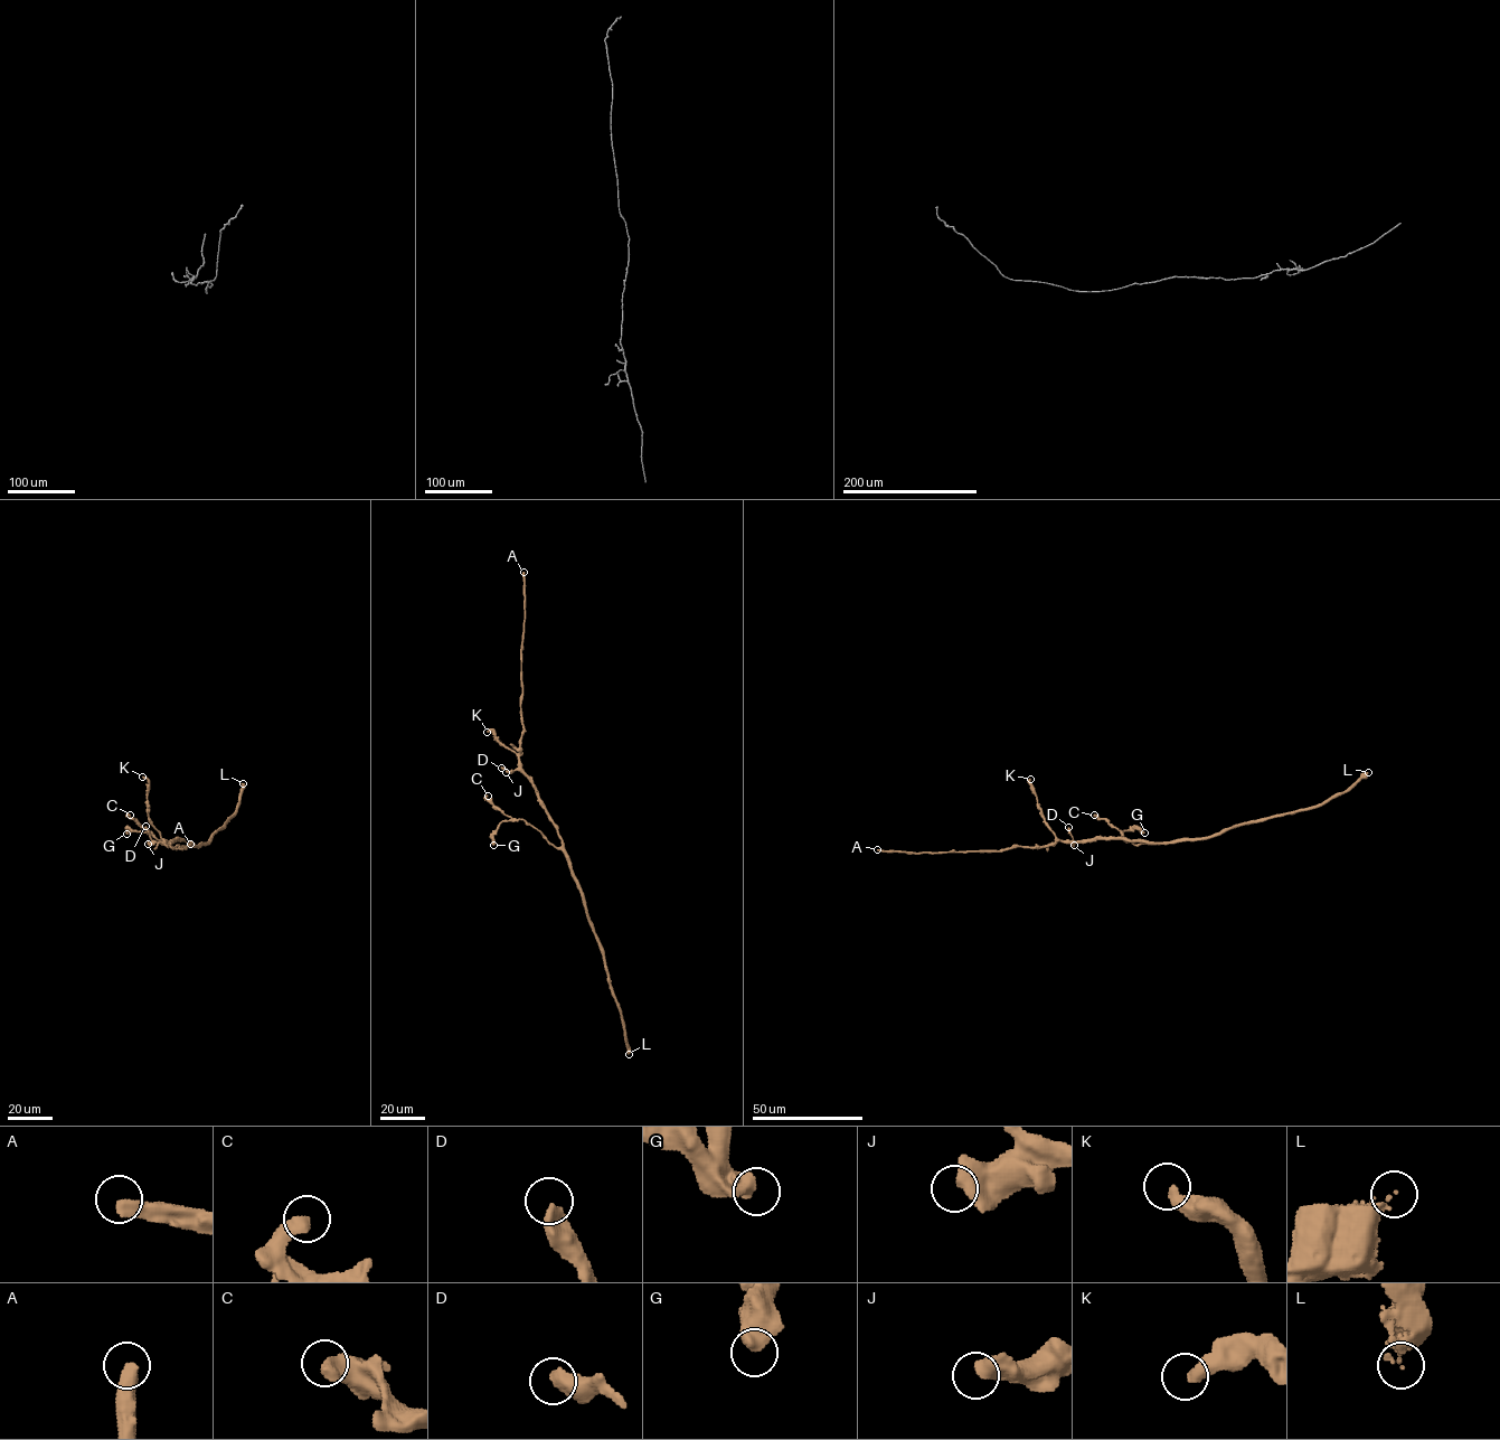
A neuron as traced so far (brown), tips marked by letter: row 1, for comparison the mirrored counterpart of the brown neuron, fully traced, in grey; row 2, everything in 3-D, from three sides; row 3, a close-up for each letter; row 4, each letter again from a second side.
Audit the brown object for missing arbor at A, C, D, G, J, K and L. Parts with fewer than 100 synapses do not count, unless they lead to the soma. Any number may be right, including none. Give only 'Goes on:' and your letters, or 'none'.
Goes on: A

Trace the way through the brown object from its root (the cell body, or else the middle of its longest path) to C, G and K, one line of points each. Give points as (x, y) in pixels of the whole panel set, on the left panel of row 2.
C: (192, 844), (170, 846), (161, 843), (130, 815)
G: (192, 844), (170, 846), (145, 833), (129, 829), (126, 834)
K: (192, 844), (162, 840), (149, 818), (149, 782), (142, 777)

